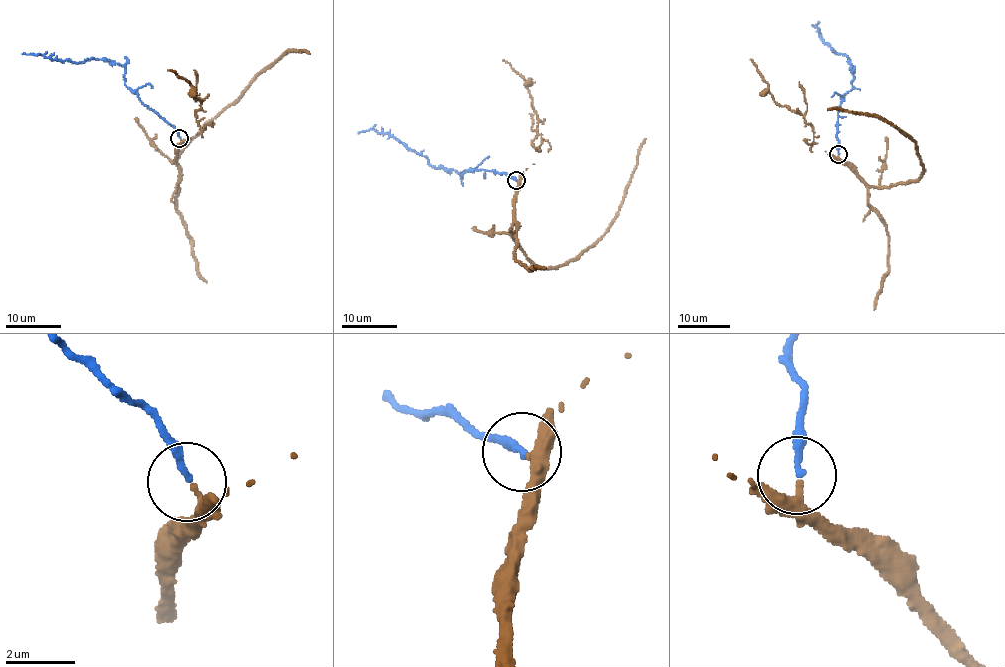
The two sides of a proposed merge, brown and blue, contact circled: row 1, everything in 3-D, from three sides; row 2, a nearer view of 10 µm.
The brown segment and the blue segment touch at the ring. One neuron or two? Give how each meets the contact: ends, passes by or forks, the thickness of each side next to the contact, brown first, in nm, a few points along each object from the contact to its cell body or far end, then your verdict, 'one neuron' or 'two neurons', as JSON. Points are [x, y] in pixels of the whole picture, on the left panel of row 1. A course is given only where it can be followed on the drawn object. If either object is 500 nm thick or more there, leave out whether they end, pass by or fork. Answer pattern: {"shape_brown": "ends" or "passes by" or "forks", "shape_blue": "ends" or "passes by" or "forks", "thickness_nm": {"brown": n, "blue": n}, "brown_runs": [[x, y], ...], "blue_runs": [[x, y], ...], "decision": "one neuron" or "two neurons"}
{"shape_brown": "passes by", "shape_blue": "ends", "thickness_nm": {"brown": 280, "blue": 200}, "brown_runs": [[180, 138], [182, 144], [174, 162], [185, 145], [259, 73], [288, 51], [300, 50], [310, 53]], "blue_runs": [[179, 137], [179, 132], [125, 85], [123, 66], [90, 58], [77, 62], [22, 54]], "decision": "one neuron"}

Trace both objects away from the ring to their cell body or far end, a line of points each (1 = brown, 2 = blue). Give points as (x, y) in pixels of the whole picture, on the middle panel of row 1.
1: (517, 180), (512, 240), (540, 268), (569, 262), (596, 243), (618, 212), (646, 139)
2: (516, 180), (477, 169), (461, 177), (444, 168), (433, 167), (387, 133), (373, 129), (358, 133)

